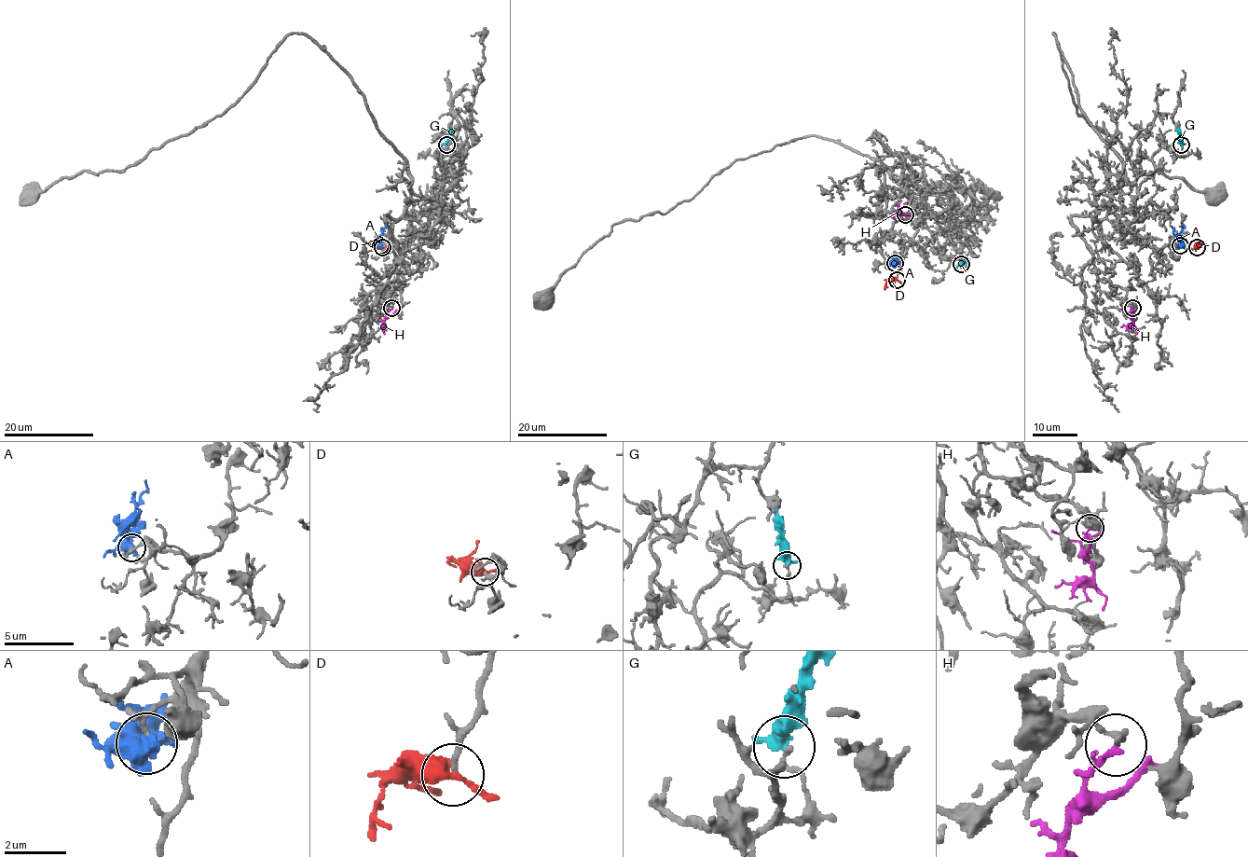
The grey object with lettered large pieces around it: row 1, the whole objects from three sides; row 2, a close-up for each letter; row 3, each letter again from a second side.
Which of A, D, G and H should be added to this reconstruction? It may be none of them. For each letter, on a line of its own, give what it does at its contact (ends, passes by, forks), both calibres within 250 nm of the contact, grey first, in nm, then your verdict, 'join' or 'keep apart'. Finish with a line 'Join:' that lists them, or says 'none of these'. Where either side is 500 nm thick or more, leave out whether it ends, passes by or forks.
A: 100 nm thick on the grey side, 600 nm on the other; keep apart
D: it passes by; 190 nm thick on the grey side, 440 nm on the other; join
G: it passes by; 170 nm thick on the grey side, 360 nm on the other; keep apart
H: it passes by; 280 nm thick on the grey side, 90 nm on the other; keep apart
Join: D

